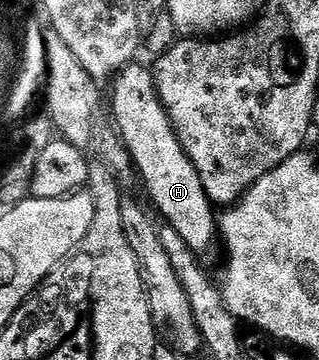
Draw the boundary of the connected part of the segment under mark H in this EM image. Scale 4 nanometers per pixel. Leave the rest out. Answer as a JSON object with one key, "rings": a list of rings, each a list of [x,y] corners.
{"rings":[[[130,63],[112,78],[113,85],[113,111],[111,117],[115,122],[117,133],[120,134],[124,142],[126,151],[130,153],[133,160],[134,170],[141,175],[141,181],[145,184],[145,189],[149,192],[149,197],[153,200],[155,208],[161,212],[160,220],[166,225],[175,227],[179,231],[179,236],[191,247],[193,254],[205,259],[213,249],[213,244],[219,241],[219,217],[215,212],[215,206],[210,201],[207,191],[203,187],[203,179],[199,179],[199,171],[195,171],[195,163],[183,151],[183,143],[179,143],[179,135],[163,107],[163,103],[157,94],[157,79],[152,68],[144,69],[138,63]]]}

